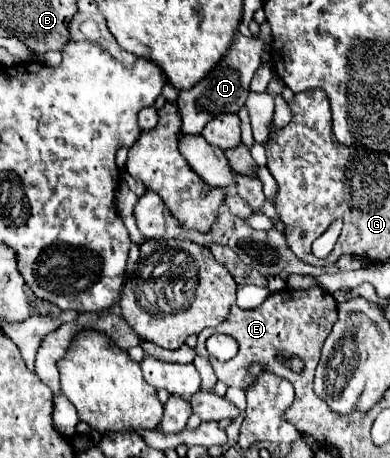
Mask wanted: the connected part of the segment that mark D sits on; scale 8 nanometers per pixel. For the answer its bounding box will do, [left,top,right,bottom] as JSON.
[178,35,266,133]

